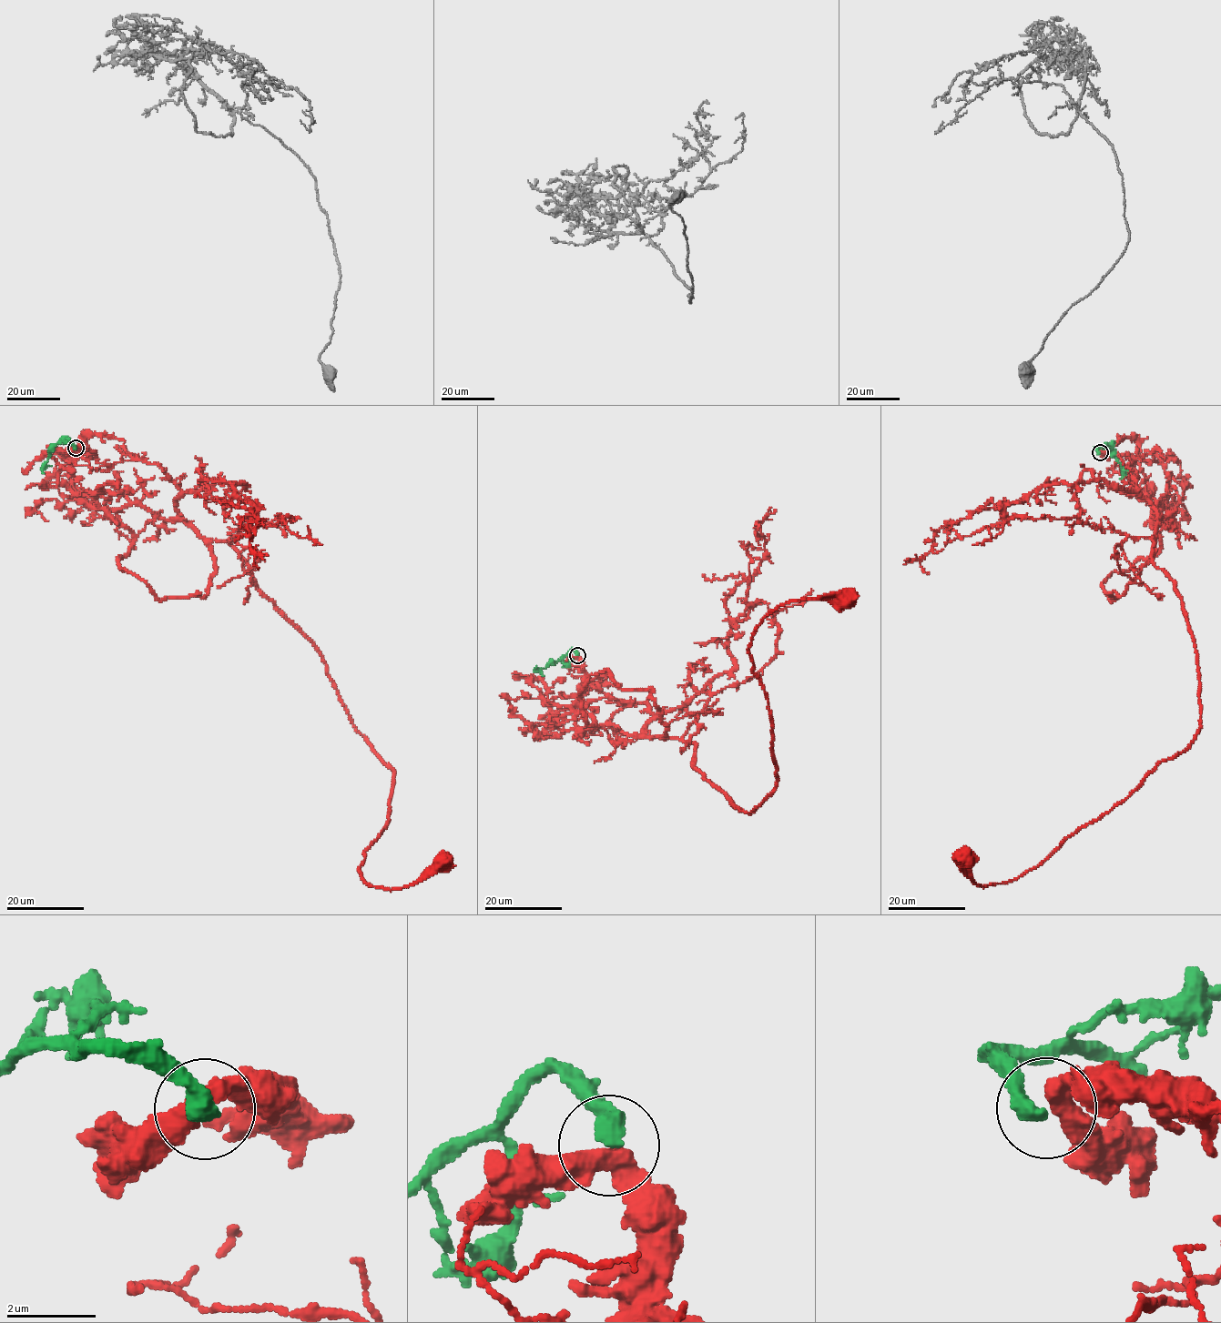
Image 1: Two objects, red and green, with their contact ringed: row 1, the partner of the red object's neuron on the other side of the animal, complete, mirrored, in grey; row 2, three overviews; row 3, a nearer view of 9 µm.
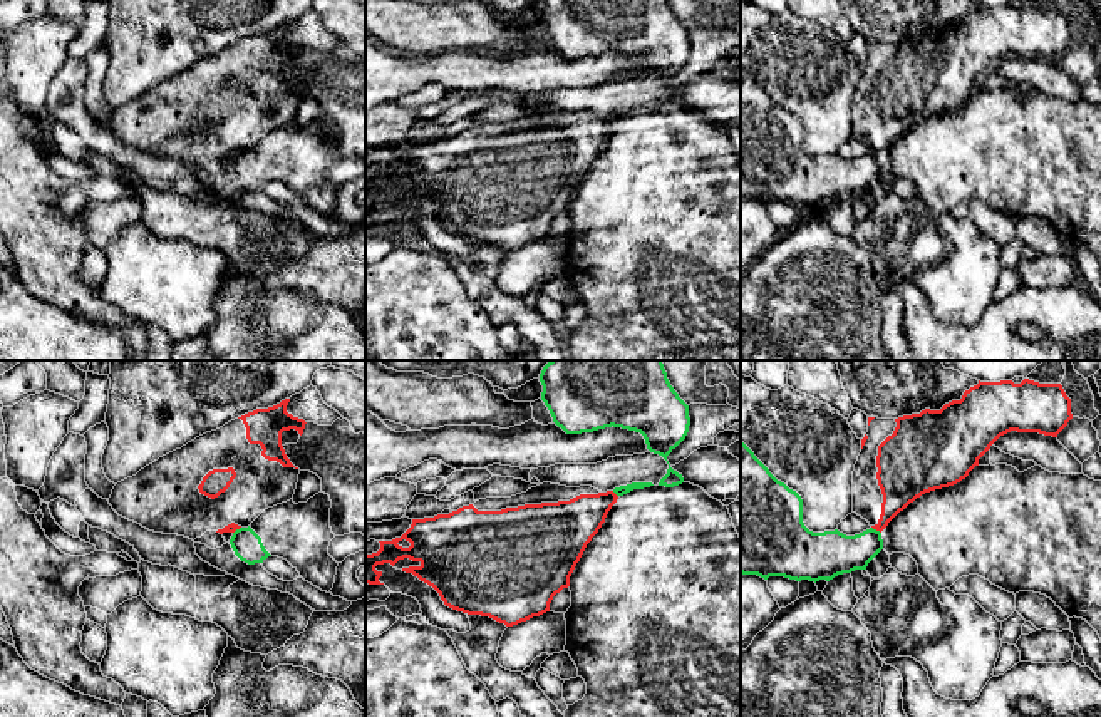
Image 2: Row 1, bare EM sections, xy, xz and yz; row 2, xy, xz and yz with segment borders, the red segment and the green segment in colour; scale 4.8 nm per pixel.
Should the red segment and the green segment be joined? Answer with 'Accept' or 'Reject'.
Reject

